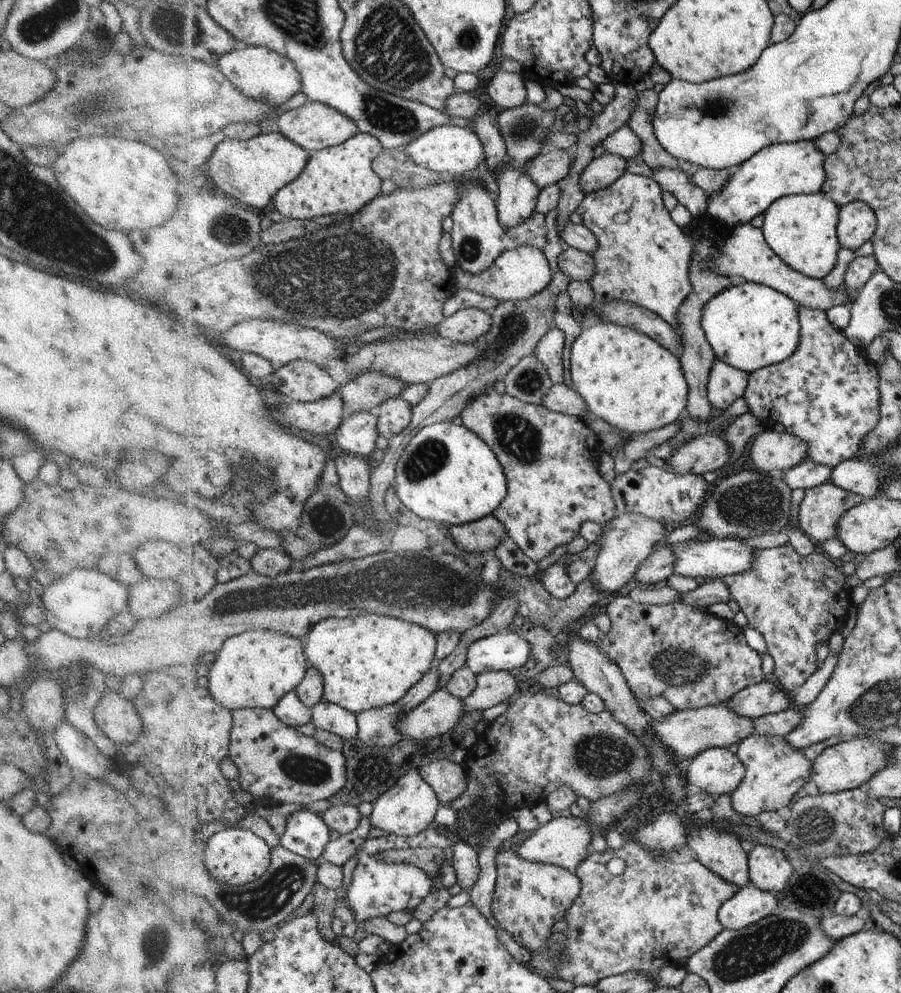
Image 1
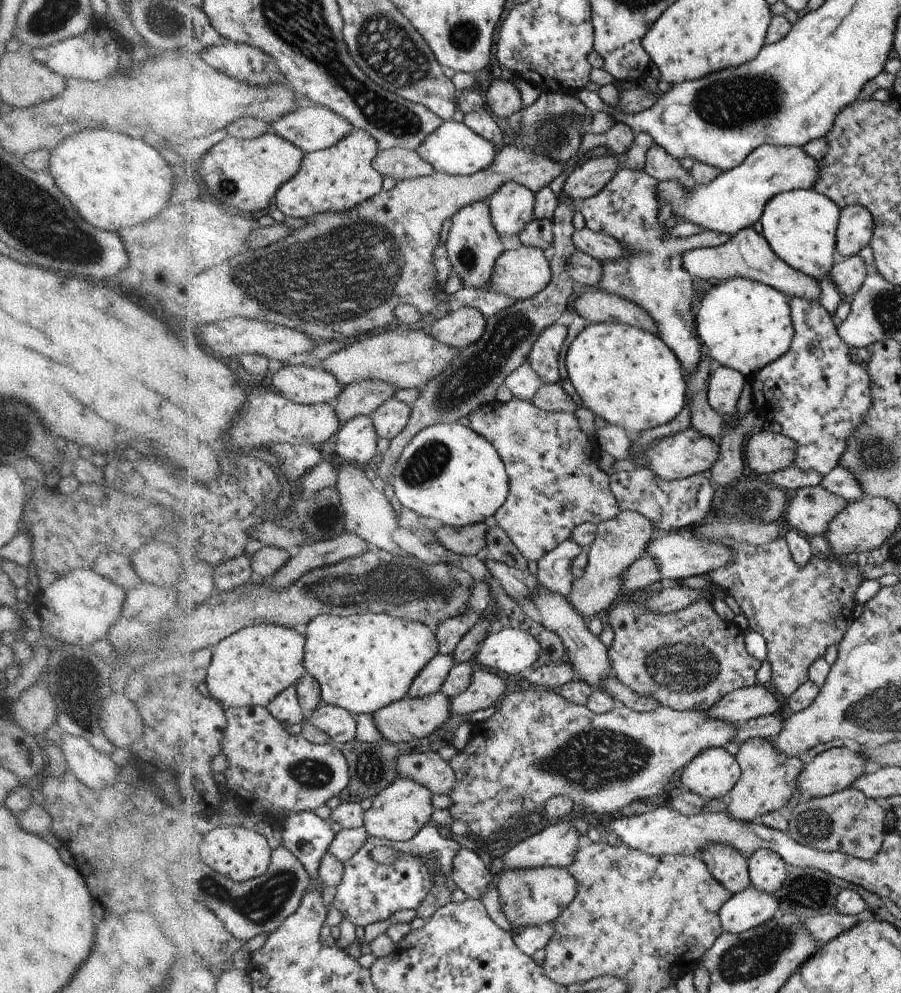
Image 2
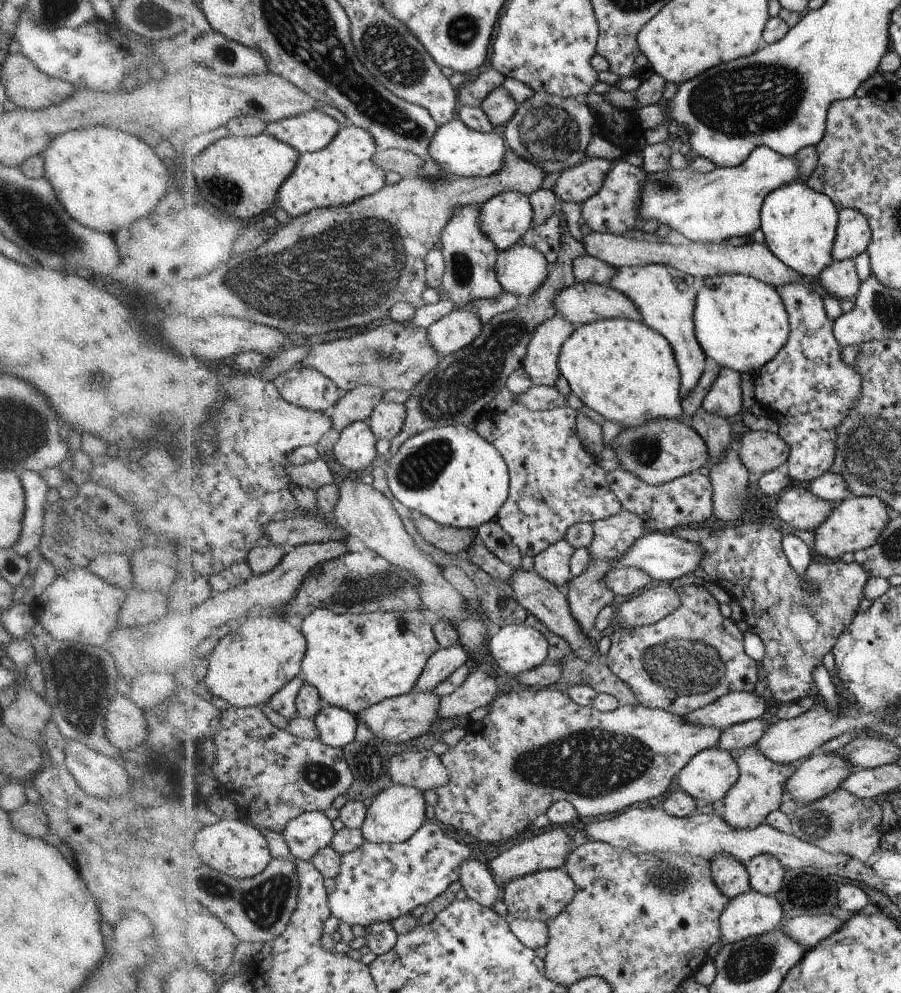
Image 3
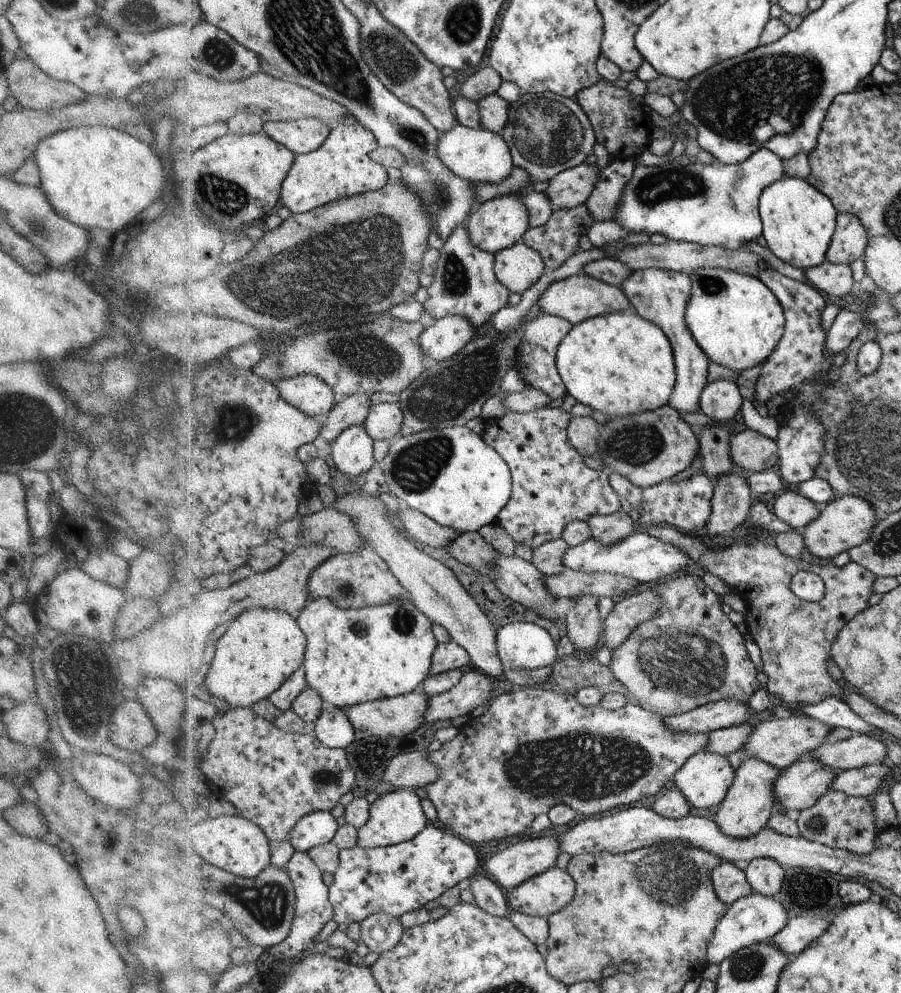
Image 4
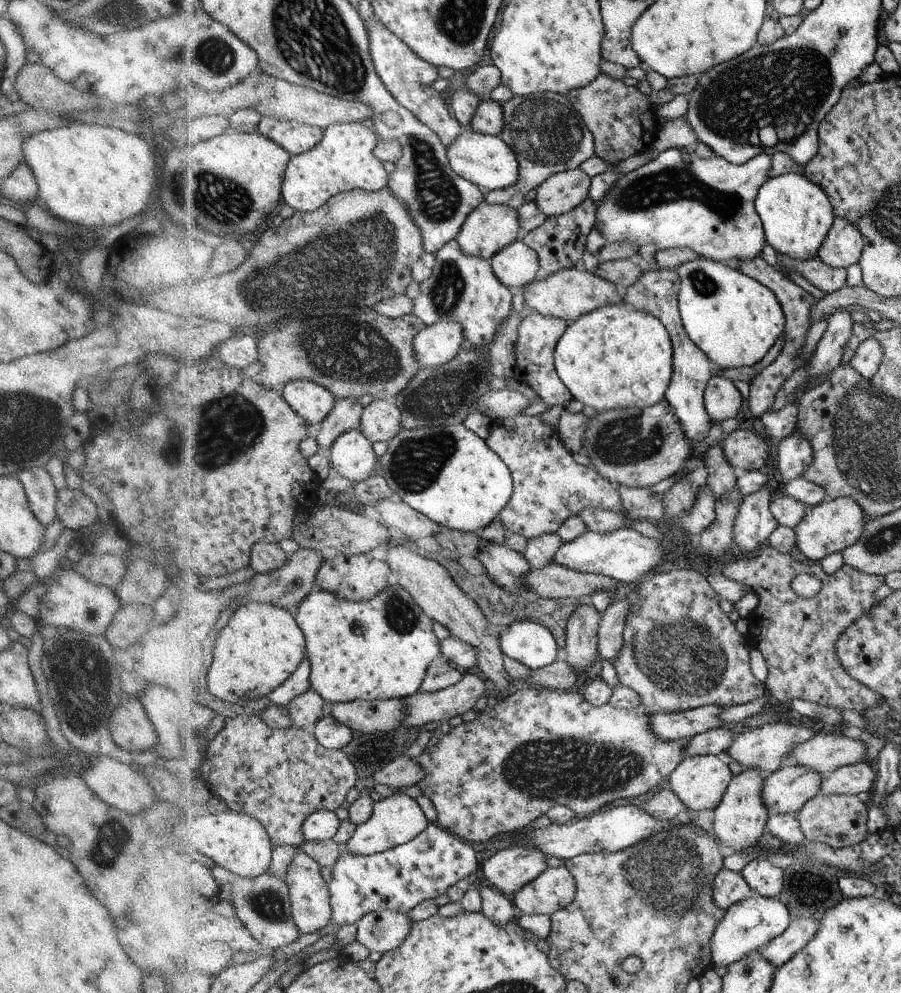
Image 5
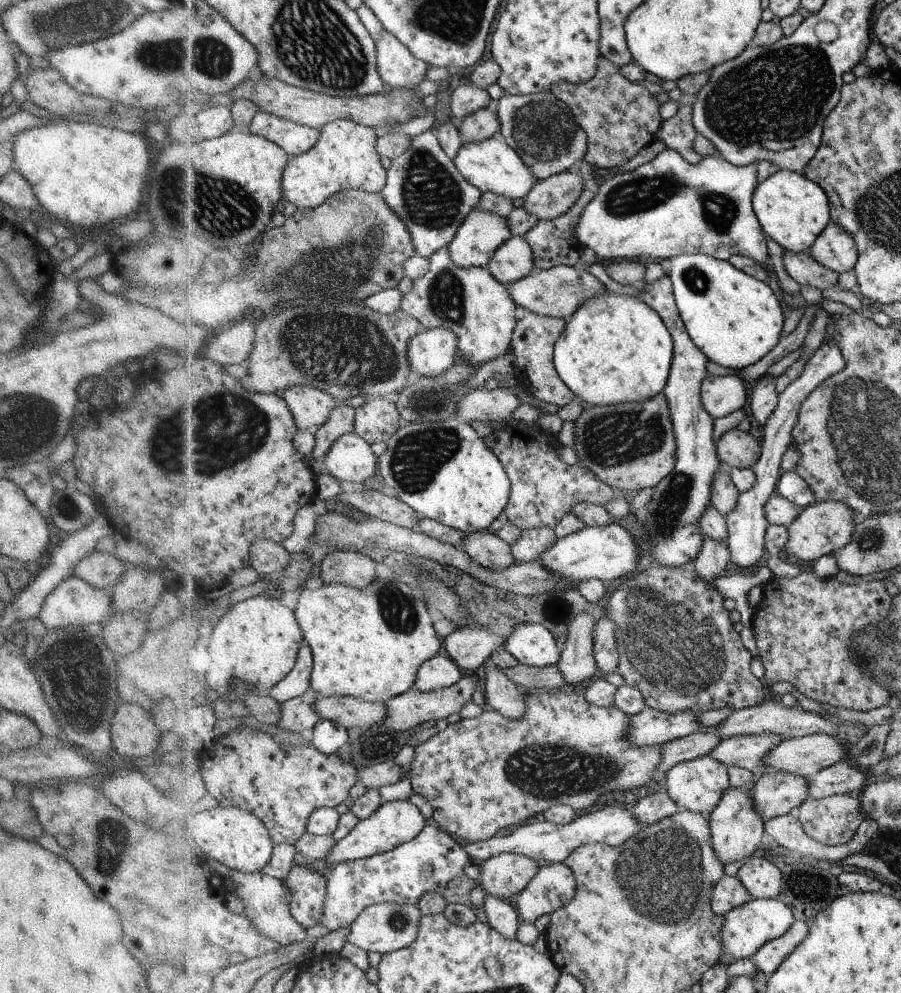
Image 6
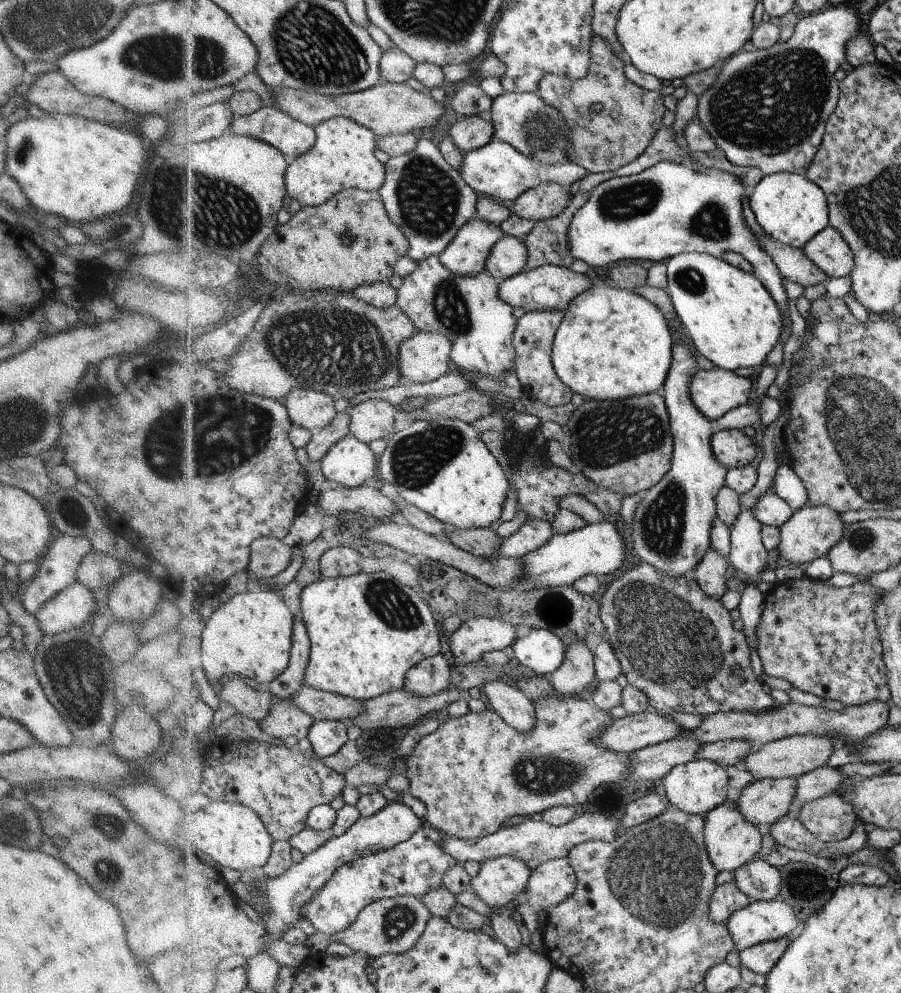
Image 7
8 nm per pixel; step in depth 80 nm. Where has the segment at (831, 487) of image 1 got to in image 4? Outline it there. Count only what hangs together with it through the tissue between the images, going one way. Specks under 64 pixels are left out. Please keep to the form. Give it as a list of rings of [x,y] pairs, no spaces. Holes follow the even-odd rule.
[[[786,487],[775,498],[773,505],[774,514],[790,524],[793,528],[808,526],[820,514],[821,506],[808,497],[802,496],[792,487]]]

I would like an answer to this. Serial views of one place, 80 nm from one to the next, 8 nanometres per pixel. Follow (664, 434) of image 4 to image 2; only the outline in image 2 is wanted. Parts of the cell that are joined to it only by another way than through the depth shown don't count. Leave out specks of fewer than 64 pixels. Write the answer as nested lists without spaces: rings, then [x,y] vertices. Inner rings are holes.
[[[691,426],[679,434],[664,438],[664,440],[649,448],[641,456],[643,455],[650,460],[649,464],[644,467],[652,469],[656,478],[660,477],[671,481],[683,479],[696,473],[708,473],[719,459],[719,443],[715,442],[712,437],[701,433],[699,429]]]

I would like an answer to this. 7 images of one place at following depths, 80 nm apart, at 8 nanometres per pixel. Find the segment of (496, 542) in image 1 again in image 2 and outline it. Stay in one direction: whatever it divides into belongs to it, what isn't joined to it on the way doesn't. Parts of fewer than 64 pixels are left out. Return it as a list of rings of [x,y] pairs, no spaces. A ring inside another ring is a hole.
[[[490,521],[453,527],[443,525],[435,533],[442,546],[462,555],[478,554],[487,545]]]

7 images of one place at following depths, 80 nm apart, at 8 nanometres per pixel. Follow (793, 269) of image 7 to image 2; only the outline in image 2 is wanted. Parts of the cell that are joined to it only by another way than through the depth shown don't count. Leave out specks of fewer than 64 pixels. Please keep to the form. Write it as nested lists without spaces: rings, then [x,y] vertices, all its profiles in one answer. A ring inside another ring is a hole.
[[[852,255],[836,260],[830,274],[842,298],[849,300],[860,290],[868,272],[865,260],[860,255]]]

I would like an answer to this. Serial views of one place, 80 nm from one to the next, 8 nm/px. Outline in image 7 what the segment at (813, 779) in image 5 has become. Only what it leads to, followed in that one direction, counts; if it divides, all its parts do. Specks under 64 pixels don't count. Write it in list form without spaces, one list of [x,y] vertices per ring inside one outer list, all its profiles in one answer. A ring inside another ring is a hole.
[[[763,778],[752,781],[736,801],[743,815],[762,829],[788,814],[788,808],[797,798],[797,779]]]

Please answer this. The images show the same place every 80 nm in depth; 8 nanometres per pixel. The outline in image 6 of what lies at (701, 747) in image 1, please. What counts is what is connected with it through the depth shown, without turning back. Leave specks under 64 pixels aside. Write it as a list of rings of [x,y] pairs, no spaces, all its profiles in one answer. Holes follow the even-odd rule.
[[[545,689],[531,690],[526,693],[526,714],[518,720],[510,720],[502,716],[499,711],[489,707],[484,708],[484,712],[478,718],[464,718],[455,724],[448,724],[444,730],[432,736],[428,741],[416,747],[416,757],[413,761],[411,776],[413,791],[422,794],[430,800],[432,804],[431,822],[444,828],[444,832],[451,833],[452,836],[462,838],[467,842],[482,842],[482,840],[491,840],[500,830],[518,826],[520,822],[535,818],[540,812],[544,813],[556,805],[570,806],[578,813],[587,812],[605,795],[619,791],[634,791],[639,786],[644,786],[657,777],[656,772],[663,761],[663,748],[659,746],[636,746],[631,745],[627,738],[627,733],[631,727],[631,717],[622,712],[615,706],[610,708],[600,708],[598,705],[589,704],[584,695],[580,696],[574,689],[546,691]]]

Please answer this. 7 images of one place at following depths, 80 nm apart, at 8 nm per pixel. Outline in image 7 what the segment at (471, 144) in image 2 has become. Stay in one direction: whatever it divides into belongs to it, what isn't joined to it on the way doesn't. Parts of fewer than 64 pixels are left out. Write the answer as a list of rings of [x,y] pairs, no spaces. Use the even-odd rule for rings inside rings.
[[[493,138],[480,148],[465,152],[461,160],[462,177],[479,195],[490,195],[502,200],[519,198],[524,192],[530,191],[537,184],[556,183],[570,187],[576,180],[588,174],[587,169],[568,161],[561,165],[545,165],[532,160],[519,149],[500,139]]]

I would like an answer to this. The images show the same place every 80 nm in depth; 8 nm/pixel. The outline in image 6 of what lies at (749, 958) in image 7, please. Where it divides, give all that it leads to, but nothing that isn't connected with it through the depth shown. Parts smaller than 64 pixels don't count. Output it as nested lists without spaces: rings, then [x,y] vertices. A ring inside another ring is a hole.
[[[795,920],[794,926],[784,936],[780,936],[761,947],[751,960],[758,969],[758,973],[771,976],[776,968],[794,952],[794,948],[808,936],[809,921]]]

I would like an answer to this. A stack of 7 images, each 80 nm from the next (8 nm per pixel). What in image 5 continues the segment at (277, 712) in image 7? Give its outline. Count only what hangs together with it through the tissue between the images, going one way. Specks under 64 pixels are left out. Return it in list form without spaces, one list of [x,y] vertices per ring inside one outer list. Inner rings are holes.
[[[308,690],[298,696],[287,708],[294,718],[294,727],[302,730],[304,726],[314,726],[326,715],[328,702],[315,690]]]

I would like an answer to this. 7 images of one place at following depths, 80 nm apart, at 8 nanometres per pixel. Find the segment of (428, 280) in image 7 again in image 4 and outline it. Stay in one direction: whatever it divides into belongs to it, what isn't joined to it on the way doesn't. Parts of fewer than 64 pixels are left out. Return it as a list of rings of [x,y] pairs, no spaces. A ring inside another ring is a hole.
[[[466,223],[455,228],[454,234],[444,243],[439,253],[440,259],[436,268],[436,274],[434,274],[434,281],[428,288],[430,296],[424,303],[429,310],[427,315],[430,316],[430,320],[427,320],[429,323],[434,322],[436,319],[442,319],[446,315],[460,315],[465,316],[478,330],[478,327],[484,324],[490,316],[493,318],[500,308],[508,306],[508,296],[510,296],[511,292],[495,275],[495,254],[478,248],[471,241]]]

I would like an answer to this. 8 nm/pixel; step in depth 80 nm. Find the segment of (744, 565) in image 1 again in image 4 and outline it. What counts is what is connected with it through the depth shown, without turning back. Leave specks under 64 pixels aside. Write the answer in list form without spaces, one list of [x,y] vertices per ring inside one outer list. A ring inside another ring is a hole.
[[[636,530],[628,538],[611,547],[609,545],[602,546],[602,542],[598,542],[594,538],[590,538],[578,546],[568,547],[568,550],[563,554],[563,564],[573,571],[614,573],[634,577],[640,583],[652,582],[652,580],[660,582],[660,578],[672,577],[674,572],[680,574],[678,570],[689,565],[688,555],[672,543]]]

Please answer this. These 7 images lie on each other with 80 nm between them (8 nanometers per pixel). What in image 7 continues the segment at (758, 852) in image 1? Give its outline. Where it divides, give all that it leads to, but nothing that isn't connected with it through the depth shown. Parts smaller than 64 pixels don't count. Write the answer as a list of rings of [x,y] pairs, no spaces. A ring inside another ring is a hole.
[[[760,857],[735,870],[734,882],[752,901],[767,901],[780,897],[780,872],[776,866]]]

